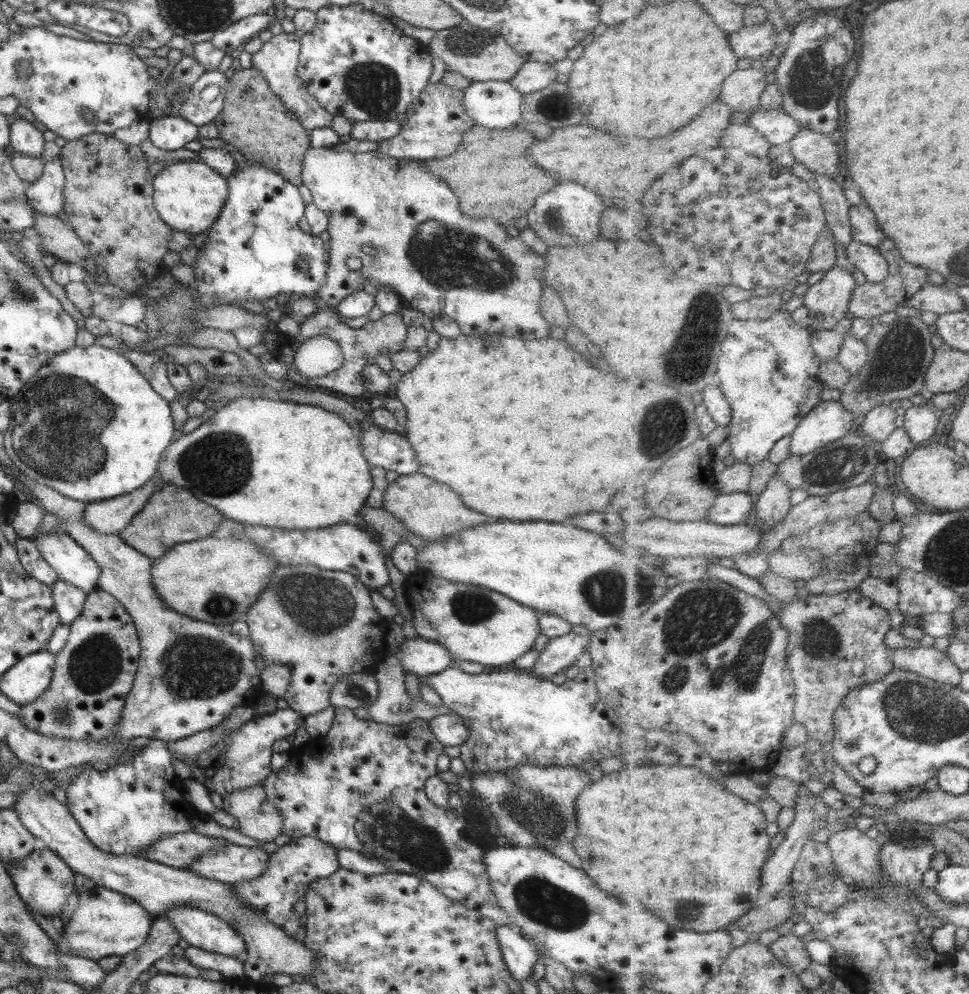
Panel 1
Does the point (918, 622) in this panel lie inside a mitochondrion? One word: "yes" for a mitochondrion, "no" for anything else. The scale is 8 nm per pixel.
no

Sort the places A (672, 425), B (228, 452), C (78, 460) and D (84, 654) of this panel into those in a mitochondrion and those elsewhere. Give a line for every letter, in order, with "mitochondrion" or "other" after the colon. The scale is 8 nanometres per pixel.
A: mitochondrion
B: mitochondrion
C: mitochondrion
D: mitochondrion

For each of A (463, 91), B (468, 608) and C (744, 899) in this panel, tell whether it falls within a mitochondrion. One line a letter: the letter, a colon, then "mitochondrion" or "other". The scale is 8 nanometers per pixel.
A: other
B: mitochondrion
C: other

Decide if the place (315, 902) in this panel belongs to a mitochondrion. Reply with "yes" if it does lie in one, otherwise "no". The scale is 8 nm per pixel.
no

